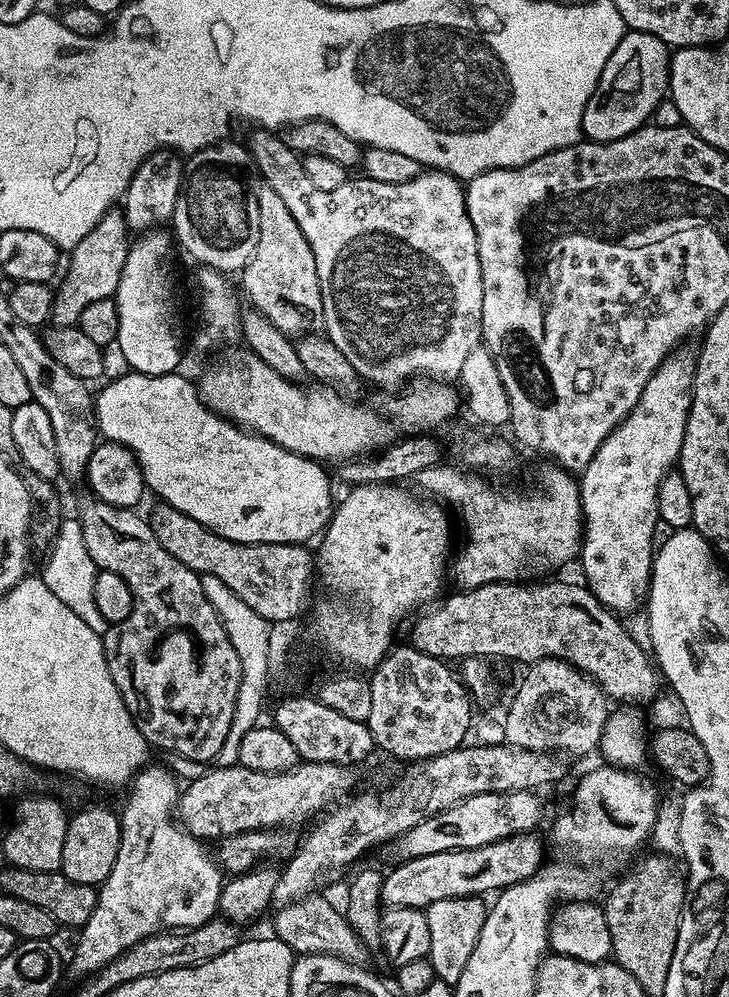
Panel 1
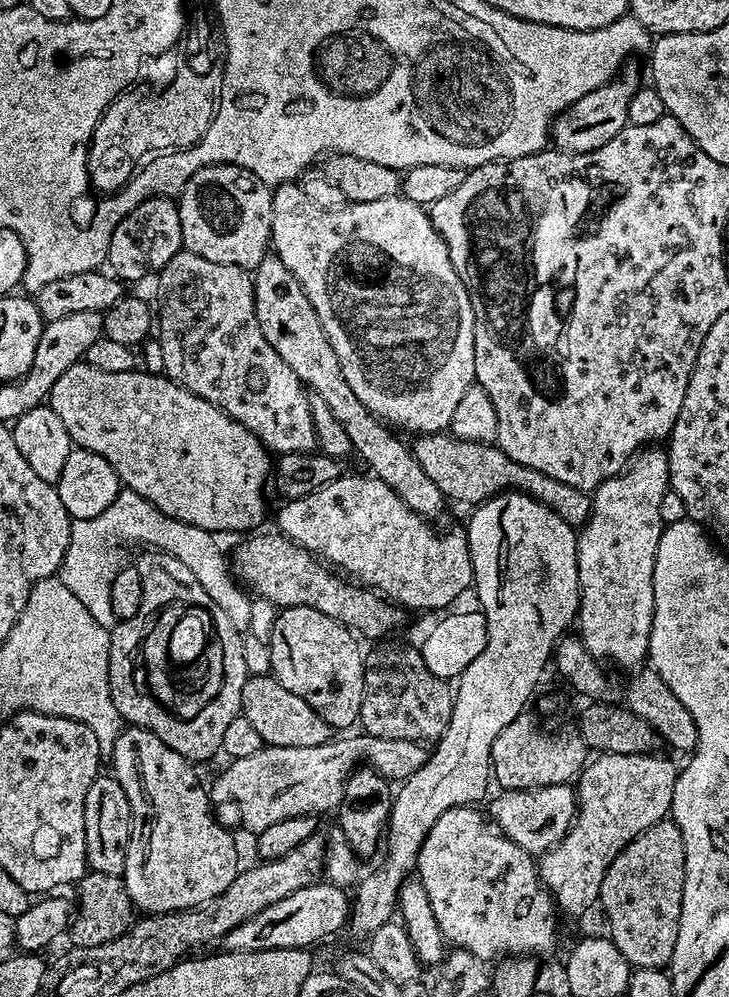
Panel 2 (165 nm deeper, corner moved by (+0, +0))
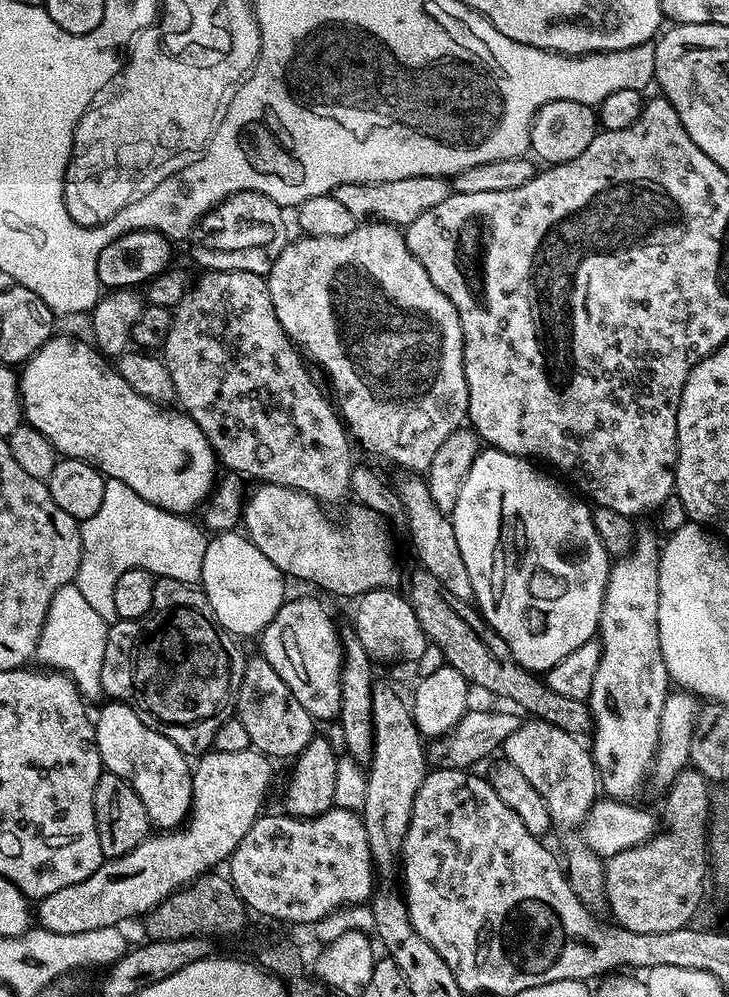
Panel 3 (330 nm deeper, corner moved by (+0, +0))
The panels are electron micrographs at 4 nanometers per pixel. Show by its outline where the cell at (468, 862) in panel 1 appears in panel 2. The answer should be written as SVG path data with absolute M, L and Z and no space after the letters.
M317 882L302 890L294 890L294 894L286 894L282 902L266 906L262 914L254 914L254 918L242 922L242 926L234 926L230 934L219 940L219 947L225 952L257 952L279 948L311 949L311 944L342 931L349 923L353 901L344 891L341 885L331 882Z

